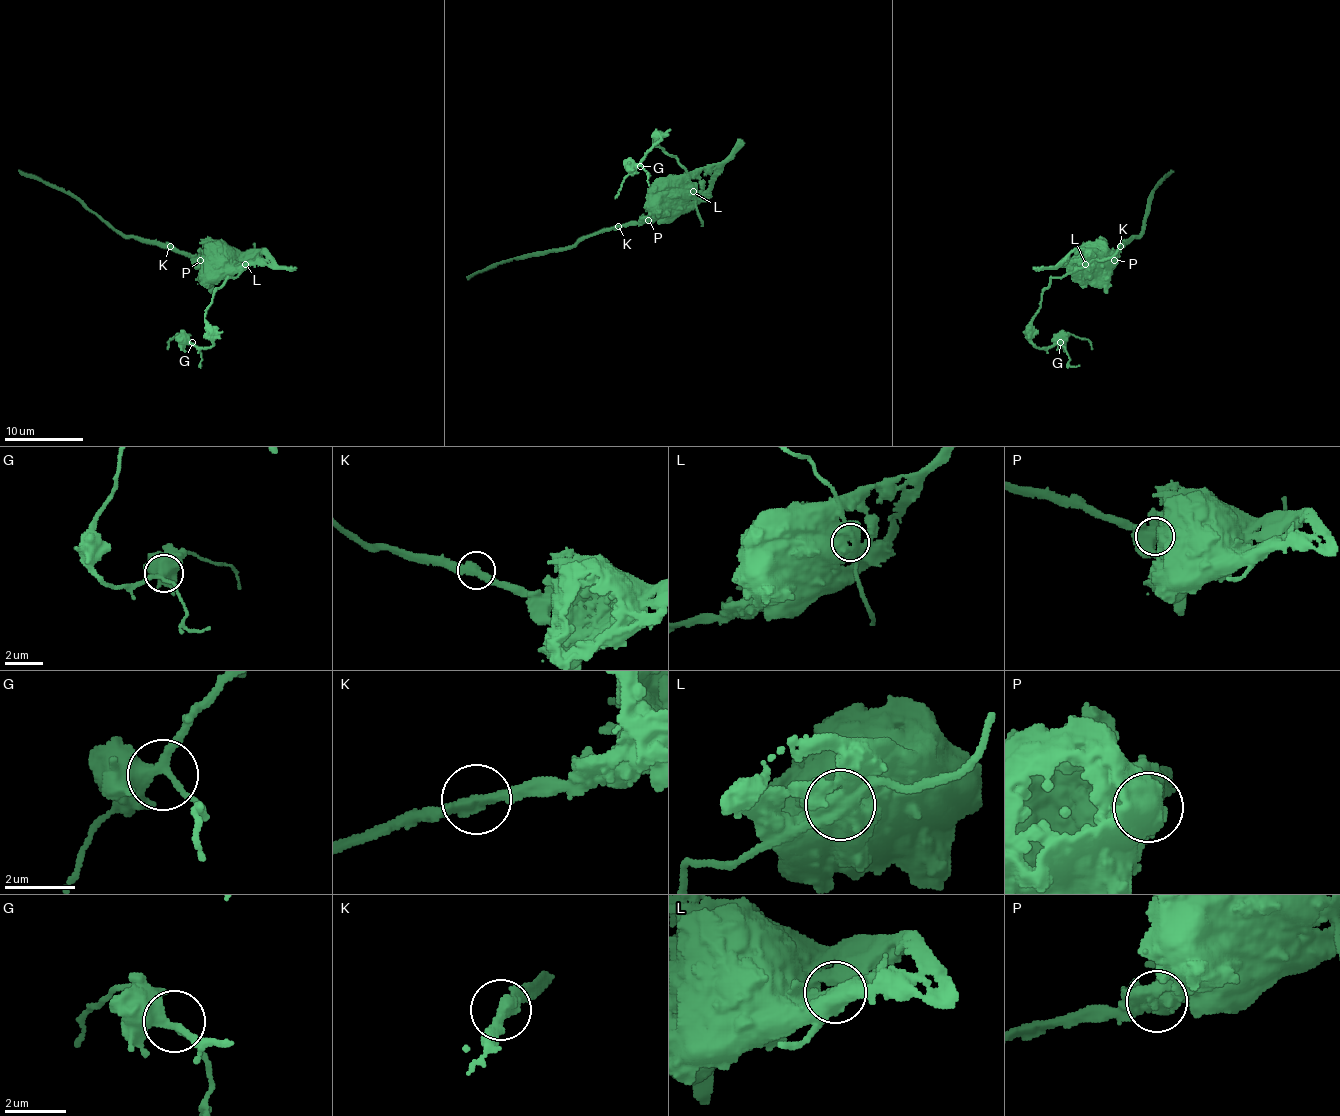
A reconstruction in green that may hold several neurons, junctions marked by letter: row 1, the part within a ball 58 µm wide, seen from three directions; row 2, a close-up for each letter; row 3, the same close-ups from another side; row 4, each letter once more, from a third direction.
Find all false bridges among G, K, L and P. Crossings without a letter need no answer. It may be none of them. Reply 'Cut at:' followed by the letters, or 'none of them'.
Cut at: L, P

